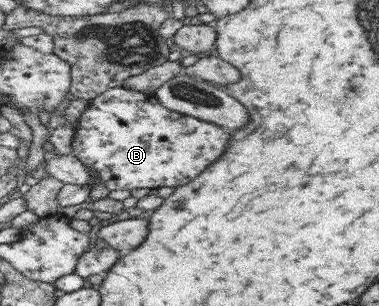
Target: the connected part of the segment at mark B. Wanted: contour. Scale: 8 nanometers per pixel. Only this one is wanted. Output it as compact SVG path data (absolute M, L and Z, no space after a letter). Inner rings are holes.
M118 86L115 88L110 88L105 91L102 95L96 97L89 101L89 105L81 114L78 124L75 127L75 135L72 141L73 155L80 158L82 163L84 163L90 170L94 170L98 173L100 177L100 182L92 185L93 181L90 183L91 187L103 184L109 191L114 190L132 190L132 189L158 189L160 187L169 188L180 188L186 186L188 183L193 183L198 176L202 174L202 171L206 171L212 163L216 163L226 151L228 151L228 145L230 145L230 135L224 133L224 128L214 124L214 122L205 122L202 119L192 117L190 115L182 114L174 110L166 108L162 105L160 98L156 97L155 93L142 93L136 90L131 90L124 86Z

